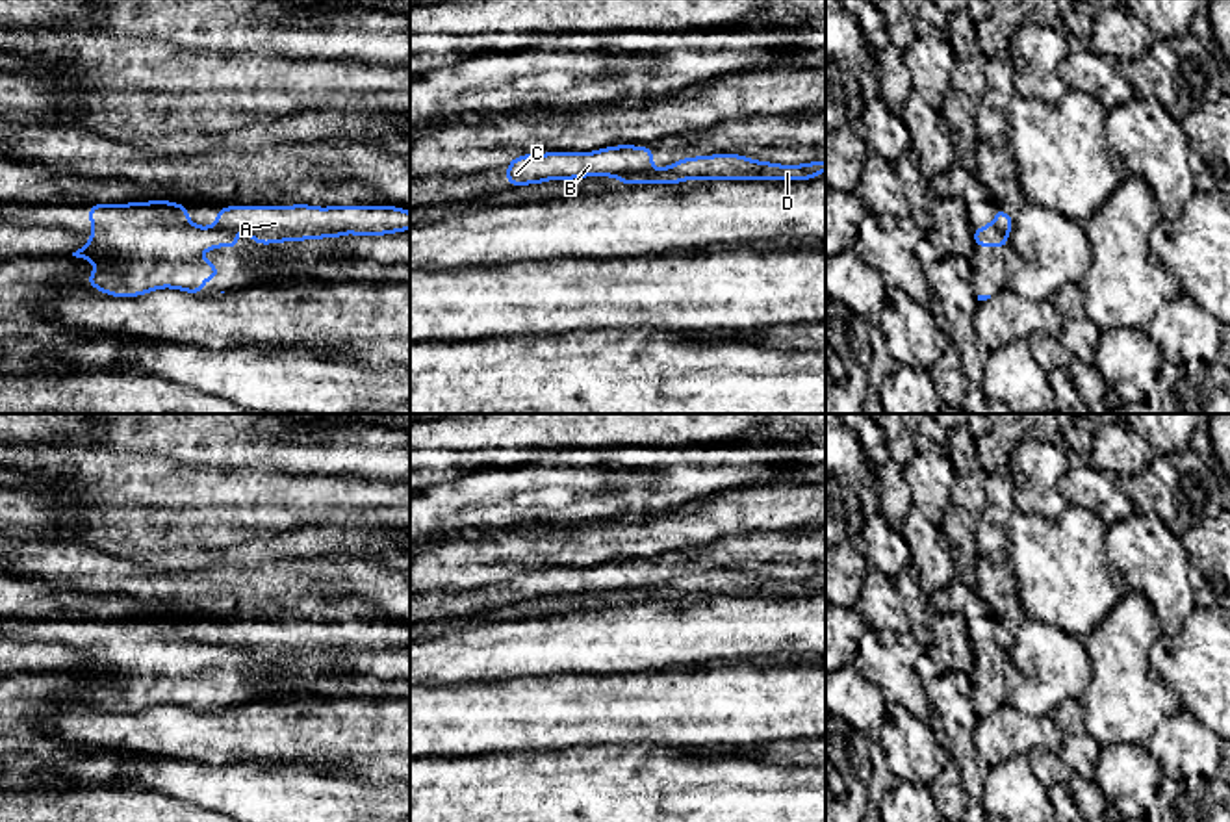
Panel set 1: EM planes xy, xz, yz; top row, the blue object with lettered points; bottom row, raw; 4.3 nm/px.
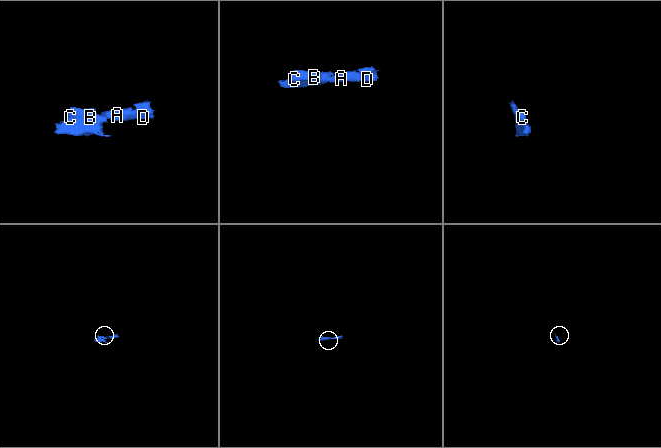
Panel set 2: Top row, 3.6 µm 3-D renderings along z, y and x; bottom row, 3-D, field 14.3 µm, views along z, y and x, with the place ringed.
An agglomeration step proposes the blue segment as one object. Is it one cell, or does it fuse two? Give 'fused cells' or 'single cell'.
fused cells

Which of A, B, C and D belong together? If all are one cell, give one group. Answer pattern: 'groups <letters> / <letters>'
groups A D / B C

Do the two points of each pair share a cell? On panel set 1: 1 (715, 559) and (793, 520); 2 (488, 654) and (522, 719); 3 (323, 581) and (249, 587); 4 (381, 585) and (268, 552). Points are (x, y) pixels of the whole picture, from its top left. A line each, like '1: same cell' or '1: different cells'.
1: different cells
2: different cells
3: same cell
4: different cells

